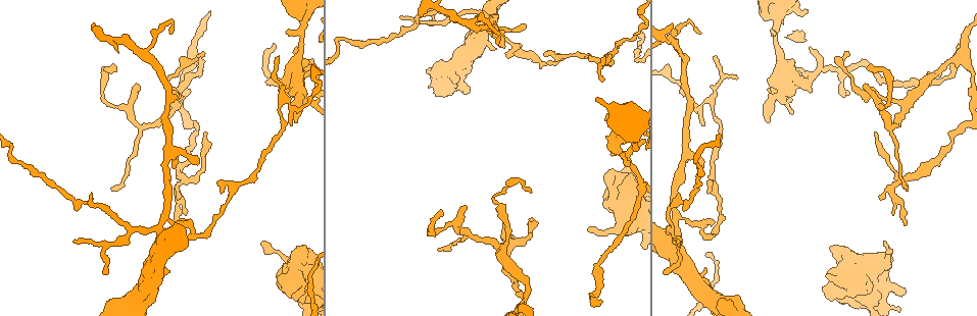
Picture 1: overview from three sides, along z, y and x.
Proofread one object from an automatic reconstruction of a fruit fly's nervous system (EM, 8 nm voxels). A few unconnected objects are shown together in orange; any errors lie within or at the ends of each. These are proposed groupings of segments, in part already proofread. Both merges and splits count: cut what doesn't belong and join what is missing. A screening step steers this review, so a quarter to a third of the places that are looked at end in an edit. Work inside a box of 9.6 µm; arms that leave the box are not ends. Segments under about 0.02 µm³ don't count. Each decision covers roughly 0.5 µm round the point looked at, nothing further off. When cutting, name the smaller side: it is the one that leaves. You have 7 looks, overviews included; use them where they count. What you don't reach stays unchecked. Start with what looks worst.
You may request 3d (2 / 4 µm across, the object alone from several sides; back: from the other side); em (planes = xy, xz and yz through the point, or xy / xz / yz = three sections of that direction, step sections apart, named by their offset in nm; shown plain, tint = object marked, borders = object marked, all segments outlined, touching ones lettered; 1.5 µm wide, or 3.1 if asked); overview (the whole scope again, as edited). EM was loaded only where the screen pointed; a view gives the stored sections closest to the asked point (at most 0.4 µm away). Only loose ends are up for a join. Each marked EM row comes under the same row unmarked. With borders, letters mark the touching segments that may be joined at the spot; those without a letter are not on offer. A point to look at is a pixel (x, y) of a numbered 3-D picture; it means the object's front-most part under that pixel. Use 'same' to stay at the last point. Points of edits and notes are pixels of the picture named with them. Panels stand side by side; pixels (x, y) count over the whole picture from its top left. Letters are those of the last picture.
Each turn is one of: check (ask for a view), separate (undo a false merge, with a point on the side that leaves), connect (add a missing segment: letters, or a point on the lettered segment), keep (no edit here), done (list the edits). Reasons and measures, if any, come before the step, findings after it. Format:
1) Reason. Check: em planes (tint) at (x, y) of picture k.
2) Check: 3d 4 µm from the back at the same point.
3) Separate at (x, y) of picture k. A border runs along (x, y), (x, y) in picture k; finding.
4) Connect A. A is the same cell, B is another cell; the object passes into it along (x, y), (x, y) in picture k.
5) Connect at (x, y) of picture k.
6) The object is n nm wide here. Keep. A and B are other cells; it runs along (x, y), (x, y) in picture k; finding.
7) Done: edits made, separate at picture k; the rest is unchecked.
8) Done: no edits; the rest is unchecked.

An open end. Check: 3d 2 µm at (297, 121) of picture 1.

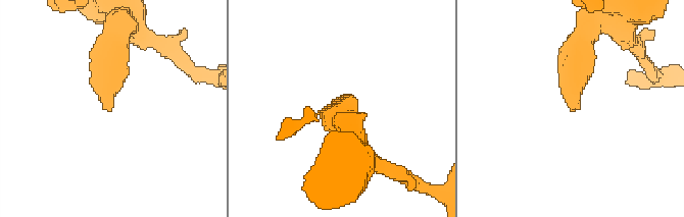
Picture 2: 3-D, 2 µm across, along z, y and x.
Check: em planes (borders) at (109, 108) of picture 2.

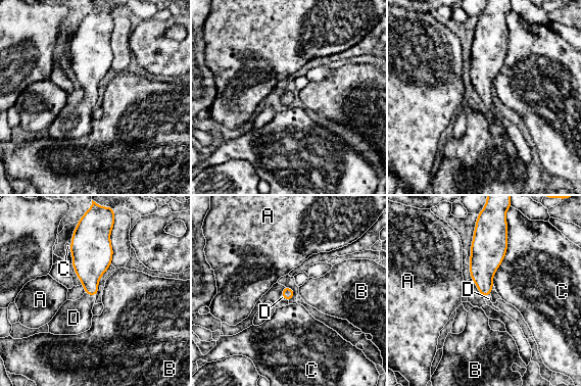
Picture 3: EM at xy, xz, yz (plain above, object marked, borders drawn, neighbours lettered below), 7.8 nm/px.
Connect D. D is the same cell, A, B and C are other cells; the object passes into it along (90, 262), (90, 294), (74, 318) in picture 3; it goes on there.

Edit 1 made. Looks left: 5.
Sharp bend. Check: em planes (borders) at (193, 236) of picture 1.

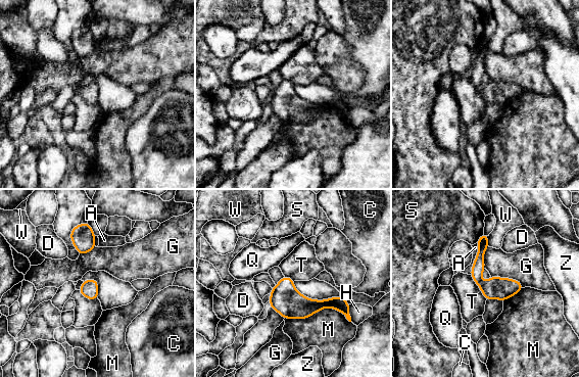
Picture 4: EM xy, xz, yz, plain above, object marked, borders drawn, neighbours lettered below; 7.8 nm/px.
The longest contact is with M, 550 nm. Keep. A, C, D, G, H, M, Q, S, T, W and Z are other cells; a border runs along (284, 319), (332, 308), (350, 322) in picture 4; one cell here.

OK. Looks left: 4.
An open end. Check: em planes (borders) at (402, 18) of picture 1.

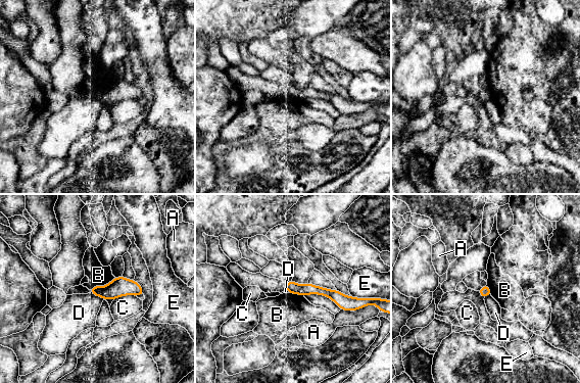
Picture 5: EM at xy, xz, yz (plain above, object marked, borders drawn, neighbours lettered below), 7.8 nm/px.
The object is 90 nm wide here; the longest contact is with B, 220 nm. Keep. A, B, C, D and E are other cells; no lettered segment goes on from it.

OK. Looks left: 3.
Done: edits made, connect at picture 3; the rest is unchecked.

